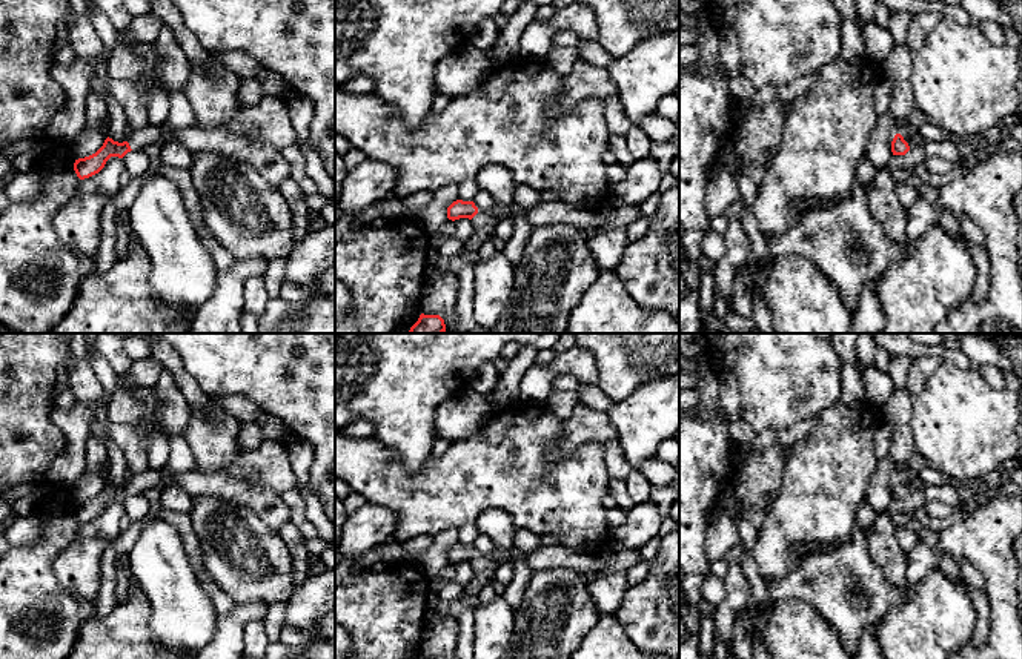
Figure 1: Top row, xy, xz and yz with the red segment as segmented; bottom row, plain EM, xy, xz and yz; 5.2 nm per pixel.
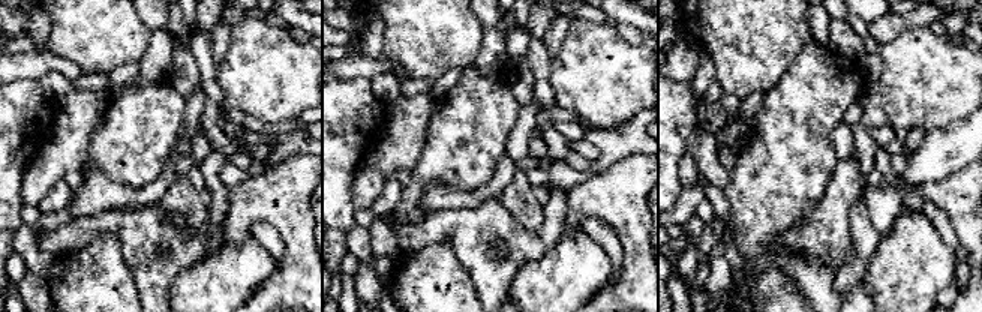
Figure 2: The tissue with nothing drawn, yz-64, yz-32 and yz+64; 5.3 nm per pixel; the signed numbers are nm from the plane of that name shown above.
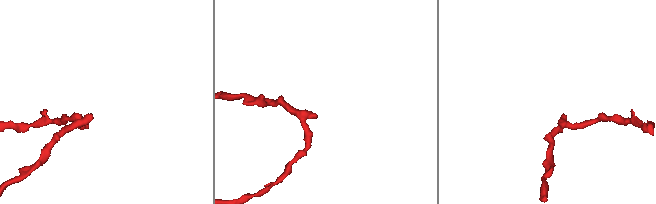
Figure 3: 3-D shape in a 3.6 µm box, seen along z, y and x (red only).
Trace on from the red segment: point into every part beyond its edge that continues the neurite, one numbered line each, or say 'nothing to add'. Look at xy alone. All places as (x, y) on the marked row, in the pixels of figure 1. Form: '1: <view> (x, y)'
1: xy (139, 139)

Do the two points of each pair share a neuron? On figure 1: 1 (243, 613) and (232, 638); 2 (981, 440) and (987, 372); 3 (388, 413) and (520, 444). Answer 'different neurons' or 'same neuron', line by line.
1: same neuron
2: different neurons
3: different neurons

